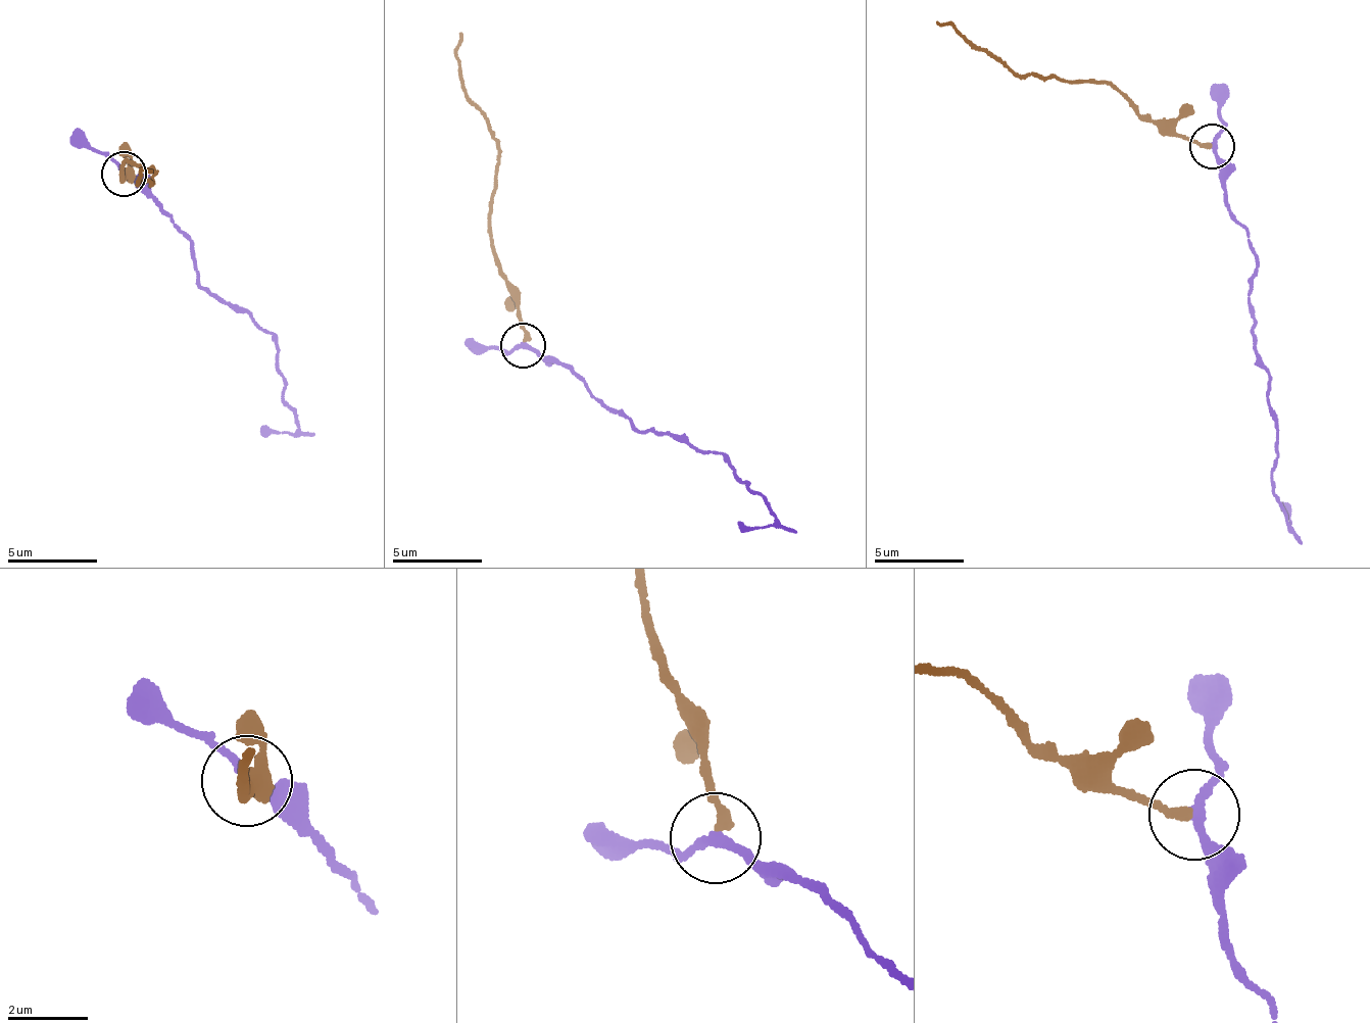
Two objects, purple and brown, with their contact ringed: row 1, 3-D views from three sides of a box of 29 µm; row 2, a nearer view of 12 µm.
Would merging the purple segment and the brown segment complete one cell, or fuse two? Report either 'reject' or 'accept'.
reject

